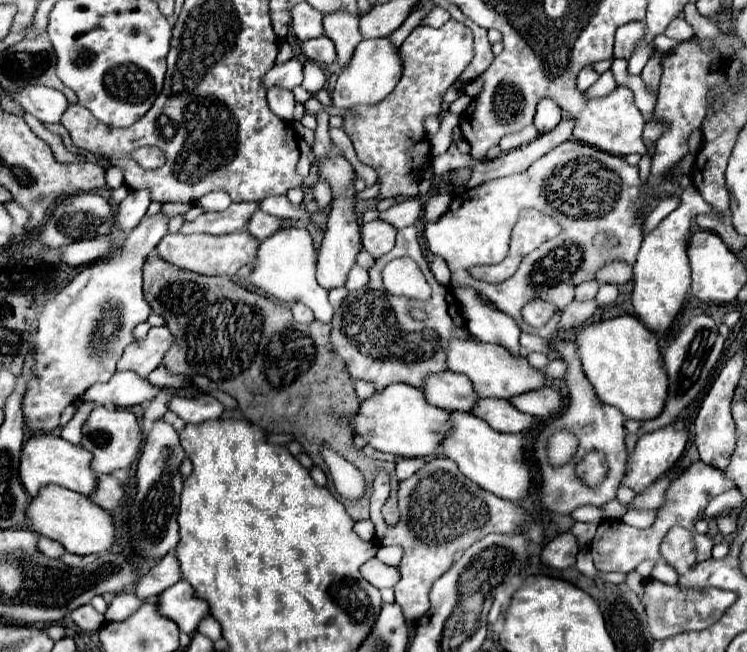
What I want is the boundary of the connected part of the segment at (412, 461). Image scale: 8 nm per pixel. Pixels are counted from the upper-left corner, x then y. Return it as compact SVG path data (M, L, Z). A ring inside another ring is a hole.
M405 458L405 460L401 460L401 462L397 462L397 478L405 480L411 474L415 474L421 466L423 466L423 460L419 460L419 458Z

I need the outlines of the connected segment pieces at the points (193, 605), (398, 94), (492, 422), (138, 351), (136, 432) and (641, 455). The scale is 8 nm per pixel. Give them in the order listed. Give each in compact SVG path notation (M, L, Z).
M179 580L169 590L165 590L159 596L159 610L167 618L173 618L181 632L193 634L197 632L197 626L203 618L209 616L209 604L199 598L193 590L193 586L185 580Z
M449 20L441 28L419 26L407 36L399 52L405 68L393 94L373 104L373 110L369 110L369 106L351 106L343 116L343 130L351 138L359 162L377 172L377 182L381 186L377 198L411 198L419 194L419 174L431 162L431 144L423 122L429 116L441 114L447 88L457 82L473 60L473 34L457 20Z
M481 398L477 402L473 414L485 420L497 432L527 432L531 430L535 416L517 410L511 402L497 400L497 398Z
M151 328L143 340L137 340L137 348L127 348L123 358L117 364L117 370L131 370L137 372L141 378L147 378L153 372L165 352L171 346L171 334L167 328Z
M95 406L91 416L83 426L83 446L93 452L93 470L97 474L111 474L115 470L129 470L131 464L139 456L139 448L143 442L143 432L137 424L133 412L125 408L105 408Z
M663 426L643 434L635 444L631 460L627 462L623 484L635 494L645 492L651 482L655 482L677 462L685 450L685 444L687 432L679 432L673 426Z

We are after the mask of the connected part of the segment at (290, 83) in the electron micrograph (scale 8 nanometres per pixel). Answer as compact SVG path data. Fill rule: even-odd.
M291 58L285 64L275 64L265 76L263 76L263 86L271 88L271 86L279 86L285 90L293 90L295 86L299 86L303 82L303 64L299 62L299 58Z

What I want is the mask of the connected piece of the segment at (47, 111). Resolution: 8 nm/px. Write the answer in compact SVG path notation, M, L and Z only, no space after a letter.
M25 86L25 90L19 90L13 98L41 122L61 122L63 112L69 108L69 100L63 92L45 86Z

